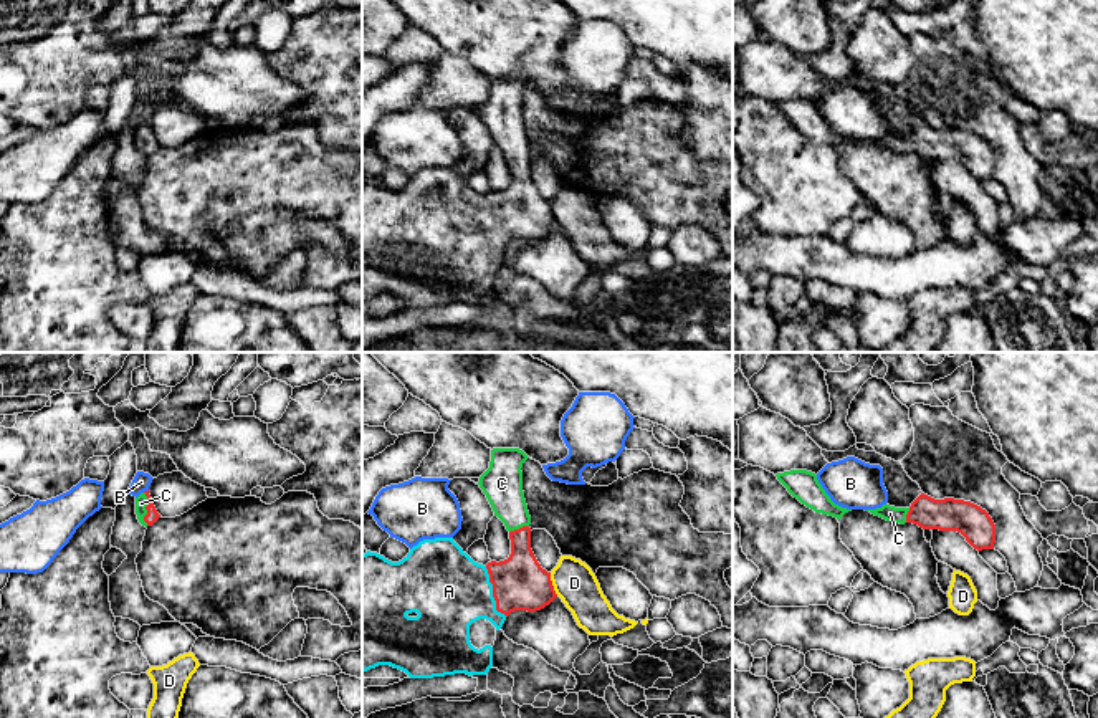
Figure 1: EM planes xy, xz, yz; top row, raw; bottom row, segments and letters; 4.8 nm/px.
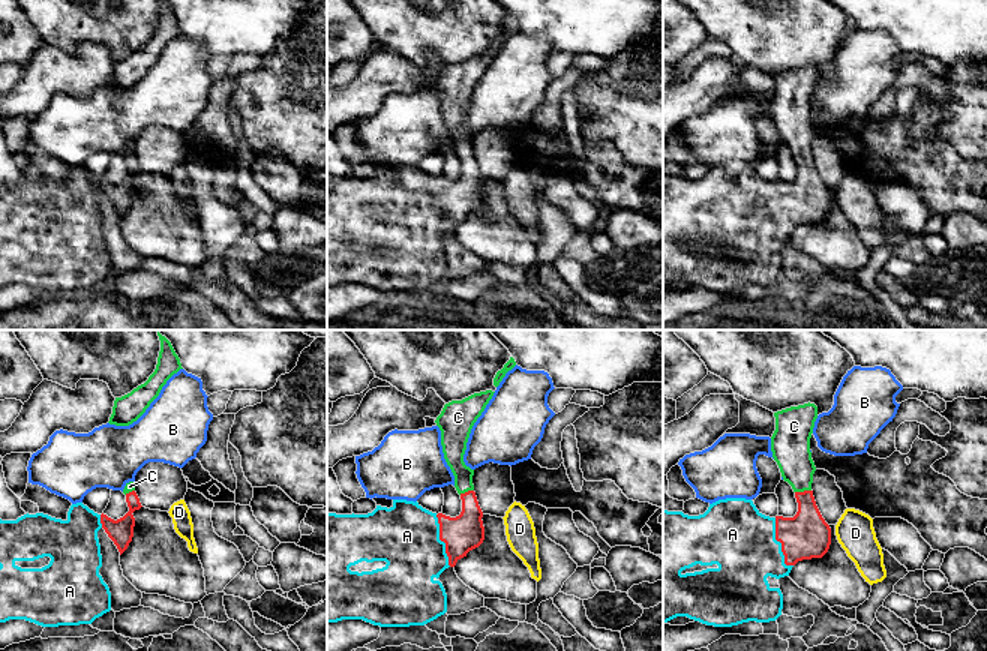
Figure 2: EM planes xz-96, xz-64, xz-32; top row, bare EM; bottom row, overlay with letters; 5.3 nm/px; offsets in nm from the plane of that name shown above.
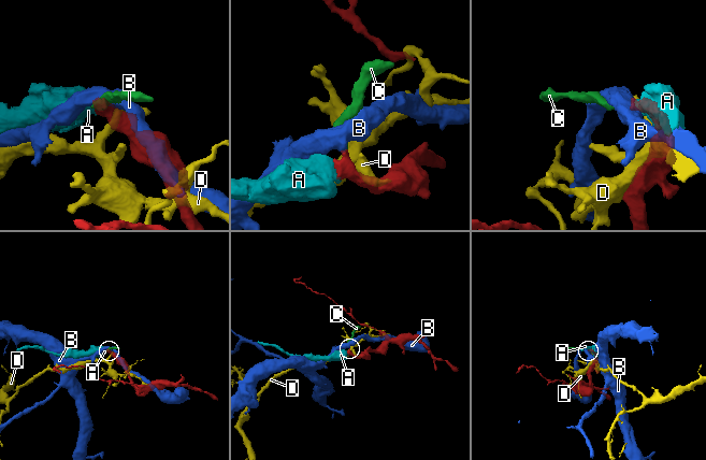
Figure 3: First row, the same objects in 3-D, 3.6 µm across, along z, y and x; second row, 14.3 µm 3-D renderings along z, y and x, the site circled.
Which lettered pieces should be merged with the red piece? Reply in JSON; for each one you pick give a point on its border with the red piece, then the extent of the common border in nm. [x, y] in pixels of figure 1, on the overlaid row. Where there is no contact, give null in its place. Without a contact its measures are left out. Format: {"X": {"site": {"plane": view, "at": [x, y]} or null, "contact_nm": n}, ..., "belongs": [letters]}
{"A": {"site": {"plane": "xz", "at": [493, 593]}, "contact_nm": 260}, "C": {"site": {"plane": "xy", "at": [146, 508]}, "contact_nm": 170}, "belongs": ["A", "C"]}

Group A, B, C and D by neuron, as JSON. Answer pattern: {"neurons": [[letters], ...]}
{"neurons": [["A", "C"], ["B"], ["D"]]}

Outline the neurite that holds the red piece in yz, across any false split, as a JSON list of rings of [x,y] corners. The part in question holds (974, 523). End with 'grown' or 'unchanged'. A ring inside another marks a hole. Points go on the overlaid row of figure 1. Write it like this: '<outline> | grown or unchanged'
[[[921,493],[909,508],[883,505],[866,511],[900,524],[913,523],[923,529],[957,531],[974,549],[994,549],[995,524],[986,510],[971,501],[934,500]]] | grown

